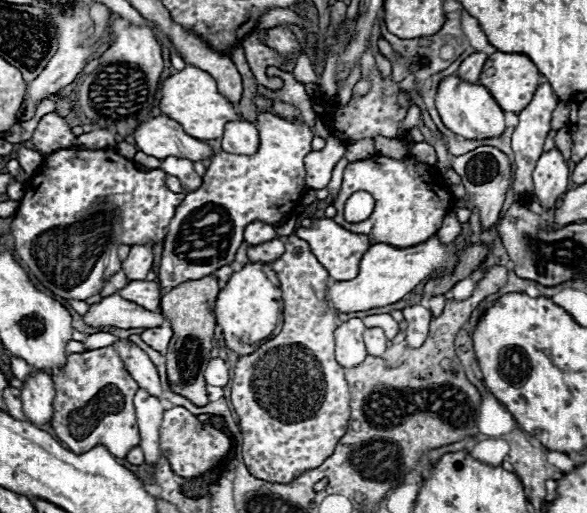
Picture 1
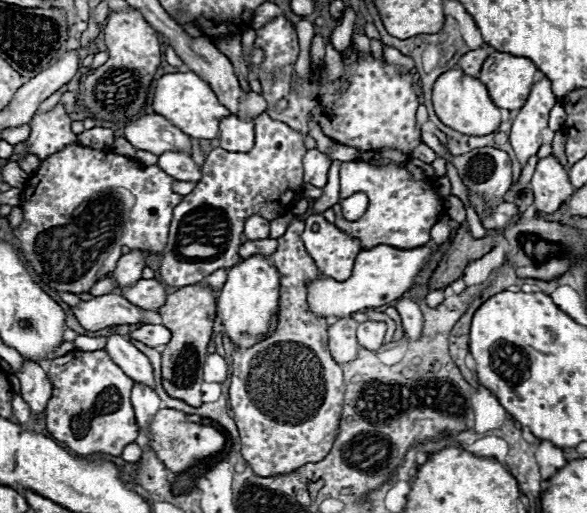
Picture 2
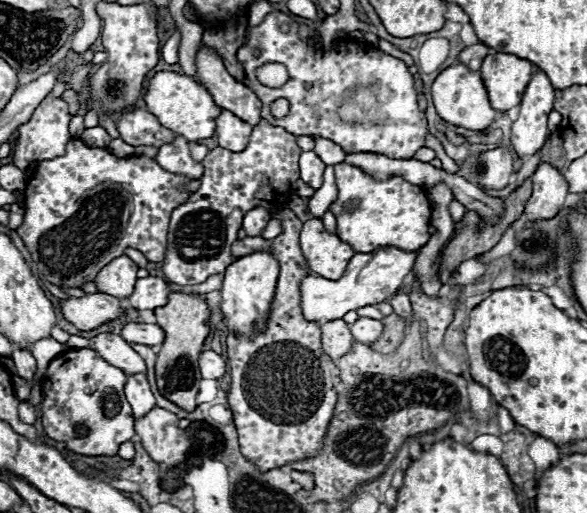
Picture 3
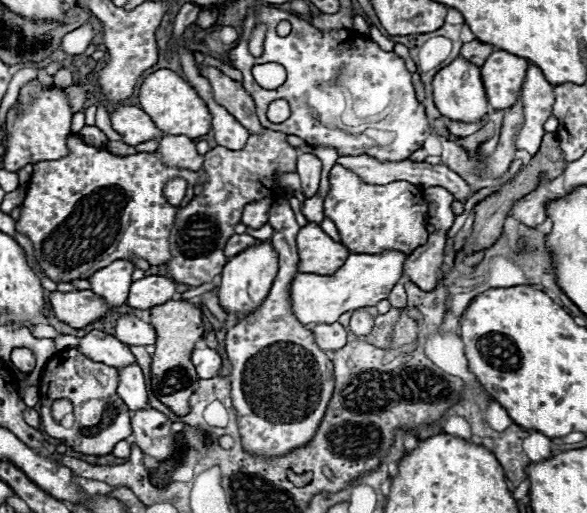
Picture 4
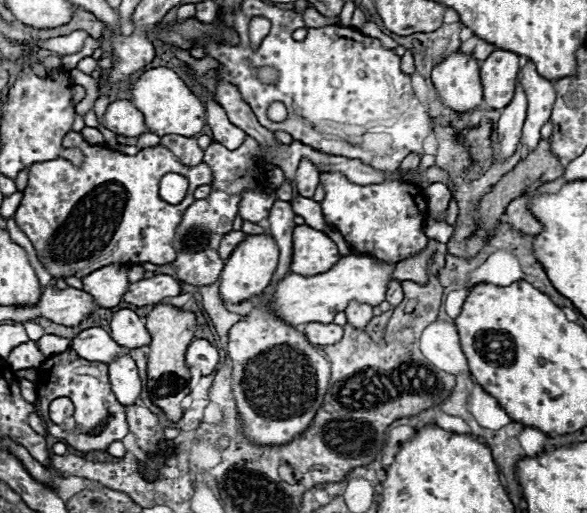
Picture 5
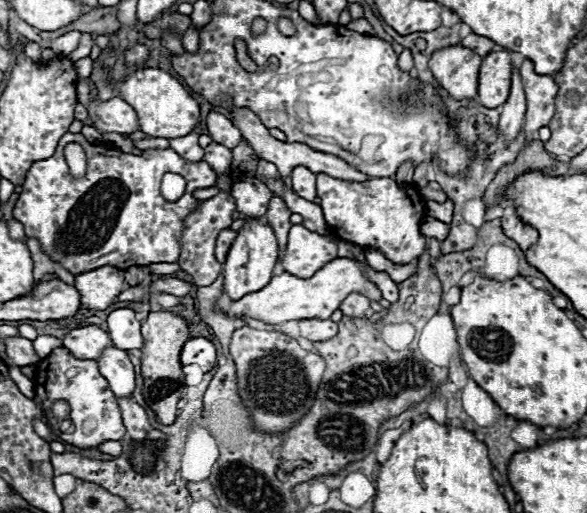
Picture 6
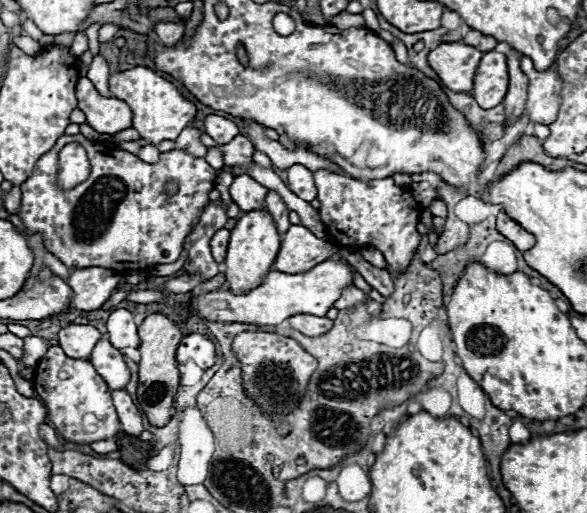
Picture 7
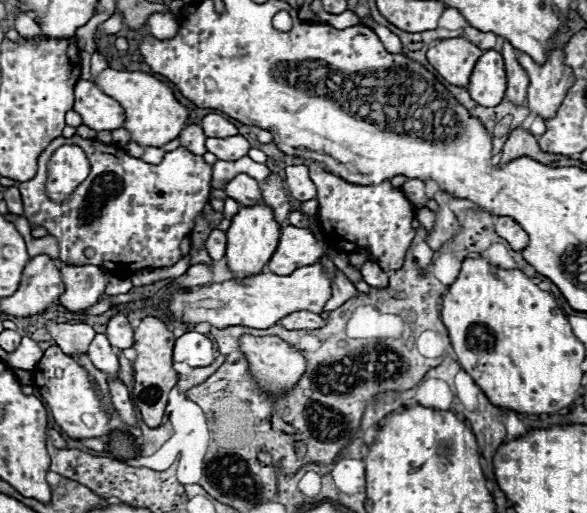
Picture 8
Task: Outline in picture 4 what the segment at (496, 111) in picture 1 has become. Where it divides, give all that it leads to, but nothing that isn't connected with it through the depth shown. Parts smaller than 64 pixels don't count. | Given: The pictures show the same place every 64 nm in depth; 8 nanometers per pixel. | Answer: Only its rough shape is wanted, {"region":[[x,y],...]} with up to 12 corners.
{"region":[[456,58],[432,80],[442,116],[480,122],[488,100],[480,70]]}

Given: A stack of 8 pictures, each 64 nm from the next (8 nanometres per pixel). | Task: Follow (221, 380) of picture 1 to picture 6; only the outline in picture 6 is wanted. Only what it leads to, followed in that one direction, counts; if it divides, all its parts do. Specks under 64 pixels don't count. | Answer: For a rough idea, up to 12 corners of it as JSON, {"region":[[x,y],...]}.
{"region":[[190,338],[180,354],[184,366],[204,372],[216,366],[216,346]]}

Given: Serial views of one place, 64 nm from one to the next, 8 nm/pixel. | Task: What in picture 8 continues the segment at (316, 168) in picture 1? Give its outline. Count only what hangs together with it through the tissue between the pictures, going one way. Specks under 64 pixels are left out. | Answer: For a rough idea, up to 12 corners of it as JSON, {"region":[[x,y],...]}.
{"region":[[304,164],[286,168],[286,188],[294,200],[316,198]]}

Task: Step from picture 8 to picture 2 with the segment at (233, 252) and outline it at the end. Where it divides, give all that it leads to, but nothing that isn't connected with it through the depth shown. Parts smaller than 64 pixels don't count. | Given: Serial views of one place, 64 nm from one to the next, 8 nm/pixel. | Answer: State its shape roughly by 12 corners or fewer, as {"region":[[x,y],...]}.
{"region":[[264,256],[230,268],[218,316],[236,348],[266,336],[280,274]]}

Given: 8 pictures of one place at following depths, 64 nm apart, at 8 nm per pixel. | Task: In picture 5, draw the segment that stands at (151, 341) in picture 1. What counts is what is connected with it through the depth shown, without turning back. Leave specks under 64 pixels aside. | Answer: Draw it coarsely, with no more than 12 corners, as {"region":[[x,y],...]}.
{"region":[[132,310],[112,316],[110,336],[126,348],[150,344],[150,332]]}

